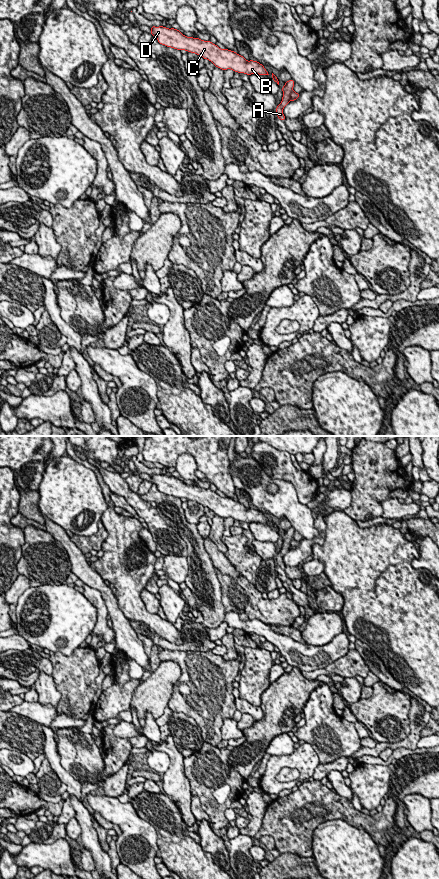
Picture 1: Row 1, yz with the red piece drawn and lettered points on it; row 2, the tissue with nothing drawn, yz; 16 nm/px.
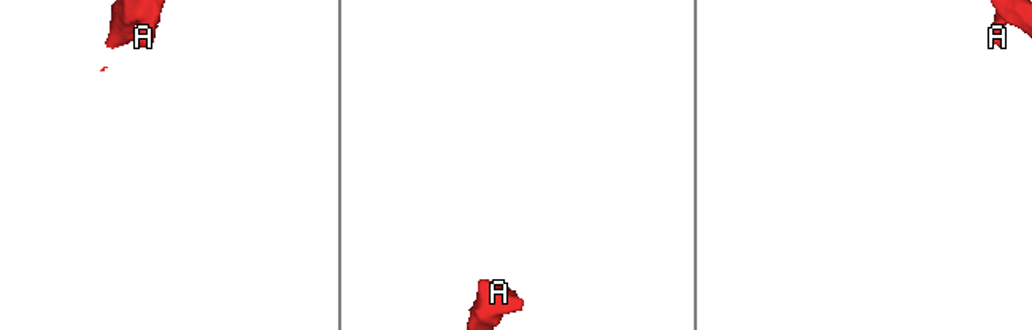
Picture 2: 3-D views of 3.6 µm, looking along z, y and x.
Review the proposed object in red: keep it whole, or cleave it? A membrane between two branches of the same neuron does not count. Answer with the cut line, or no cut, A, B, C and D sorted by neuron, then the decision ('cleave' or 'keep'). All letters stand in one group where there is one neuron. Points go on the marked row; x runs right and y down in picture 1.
yz (292, 89), (288, 100) | A / B C D | cleave

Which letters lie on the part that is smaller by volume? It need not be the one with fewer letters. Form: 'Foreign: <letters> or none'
Foreign: A

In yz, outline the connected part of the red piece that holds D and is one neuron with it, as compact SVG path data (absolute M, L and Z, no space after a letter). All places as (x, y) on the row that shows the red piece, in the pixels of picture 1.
M152 26L150 28L150 34L155 36L160 44L177 50L186 50L187 52L195 53L211 61L214 66L222 70L232 69L234 72L247 75L269 75L264 66L258 61L247 61L236 52L221 49L210 41L186 37L179 30L174 28L168 29L163 26Z

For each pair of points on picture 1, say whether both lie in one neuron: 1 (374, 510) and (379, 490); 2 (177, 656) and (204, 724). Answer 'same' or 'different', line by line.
1: same
2: same

